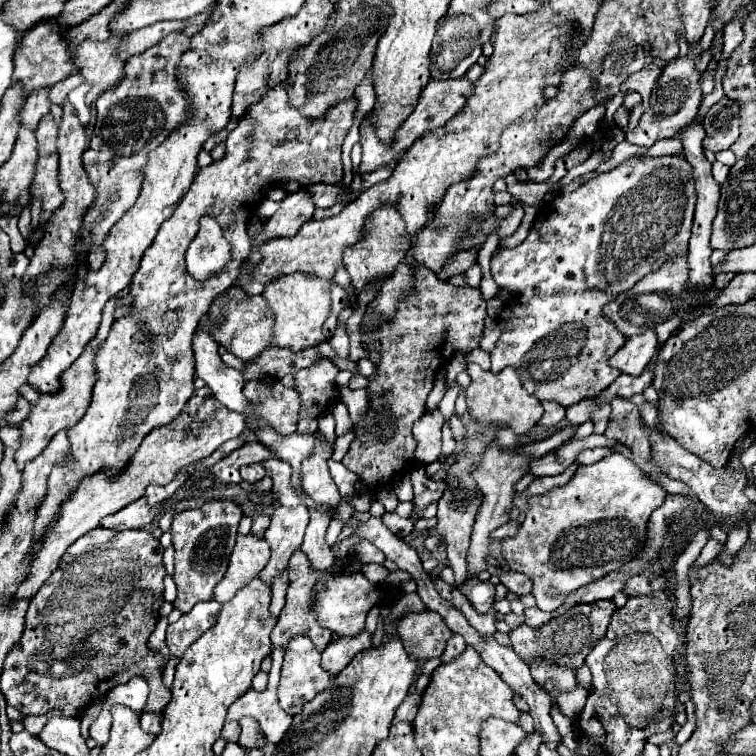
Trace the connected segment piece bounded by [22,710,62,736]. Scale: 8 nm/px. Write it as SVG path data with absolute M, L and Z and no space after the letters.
M54 710L54 712L48 712L48 714L44 714L44 716L24 716L24 718L22 718L24 730L28 730L30 734L34 734L34 736L36 736L36 732L40 732L40 730L44 728L46 720L48 720L48 718L52 718L52 716L62 716L62 712Z

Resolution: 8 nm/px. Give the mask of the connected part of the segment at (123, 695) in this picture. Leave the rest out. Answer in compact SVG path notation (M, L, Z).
M138 676L138 678L132 678L130 684L116 686L112 692L108 692L102 708L112 710L112 706L122 704L132 710L140 710L146 704L146 698L148 698L148 684L142 682L142 678Z

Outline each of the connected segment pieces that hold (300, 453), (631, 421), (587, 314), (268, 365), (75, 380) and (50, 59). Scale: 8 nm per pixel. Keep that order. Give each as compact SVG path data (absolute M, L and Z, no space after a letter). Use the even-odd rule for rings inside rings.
M254 420L260 424L258 432L256 432L256 438L258 442L262 442L264 446L272 448L276 452L276 456L288 464L292 464L292 486L298 488L300 482L302 482L302 460L306 456L310 456L312 448L314 448L314 436L312 434L300 434L300 432L294 432L290 436L280 436L276 432L272 432L272 428L268 428L262 420Z
M626 398L612 400L612 414L604 436L628 446L636 456L650 460L650 442L644 434L640 412Z
M586 290L578 294L534 296L528 302L508 302L498 318L502 334L492 350L490 370L502 372L512 366L530 396L554 400L562 406L598 396L620 376L618 370L608 366L608 358L626 342L624 334L600 314L610 300L614 296L606 292Z
M328 342L320 344L318 348L306 348L300 352L290 352L286 348L266 348L256 360L246 362L244 368L244 378L248 380L264 380L264 376L274 376L274 378L284 378L288 374L296 374L302 368L312 366L318 358L330 358L334 360L336 354Z
M86 348L80 358L62 374L62 390L52 396L40 396L40 400L32 406L32 412L24 424L18 424L20 430L20 448L16 450L16 464L20 464L20 470L34 460L46 446L52 436L64 428L72 428L86 412L92 396L92 386L96 384L96 368L94 368L94 356L98 348Z
M56 20L38 22L20 38L20 48L16 48L16 56L14 56L14 74L12 74L14 82L12 84L20 82L24 84L24 88L28 88L28 92L34 92L36 88L50 88L56 82L66 80L74 72L76 68L70 62L70 46L64 42Z

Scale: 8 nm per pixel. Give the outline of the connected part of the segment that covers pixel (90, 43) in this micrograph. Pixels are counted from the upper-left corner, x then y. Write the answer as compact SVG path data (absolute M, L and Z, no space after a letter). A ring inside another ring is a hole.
M112 34L106 42L94 42L94 40L84 40L82 44L76 46L76 68L78 72L84 76L84 82L90 84L90 92L86 94L86 102L88 106L102 94L106 92L108 88L116 86L122 78L122 72L124 72L124 62L120 62L114 52L120 44L120 40L124 38L124 34Z

